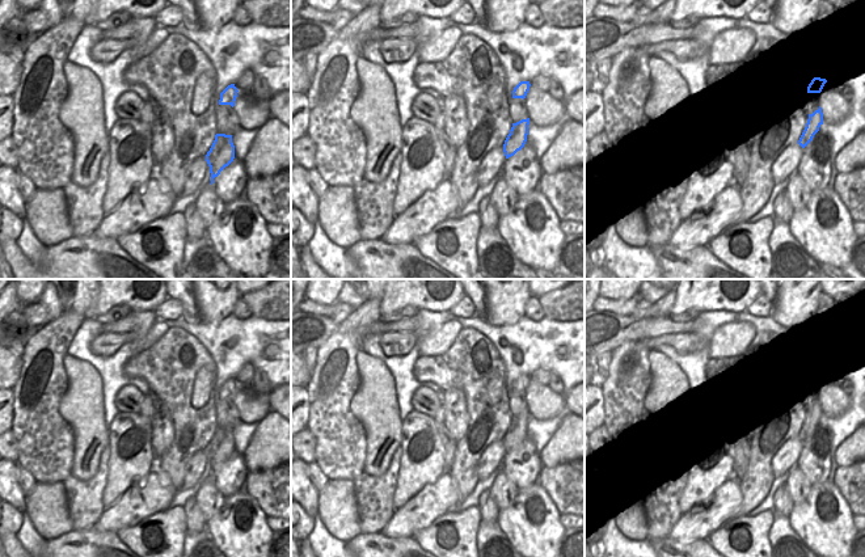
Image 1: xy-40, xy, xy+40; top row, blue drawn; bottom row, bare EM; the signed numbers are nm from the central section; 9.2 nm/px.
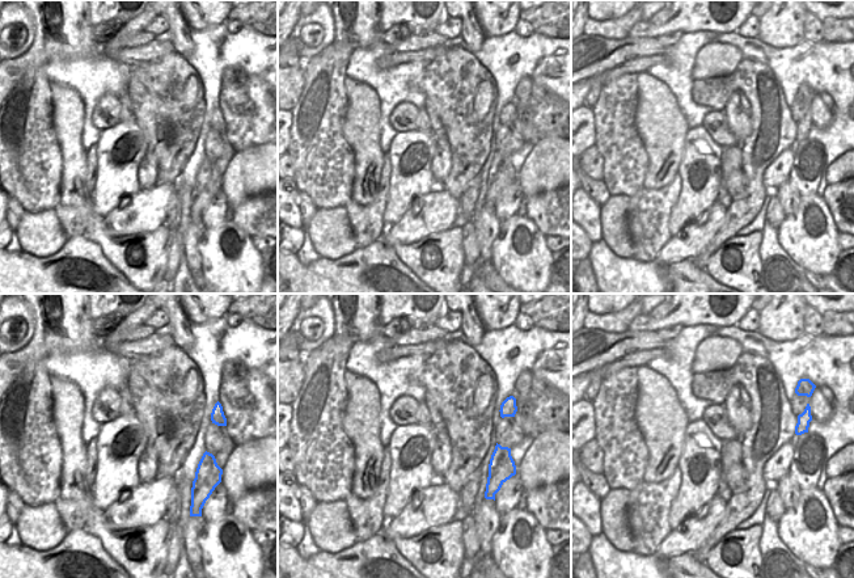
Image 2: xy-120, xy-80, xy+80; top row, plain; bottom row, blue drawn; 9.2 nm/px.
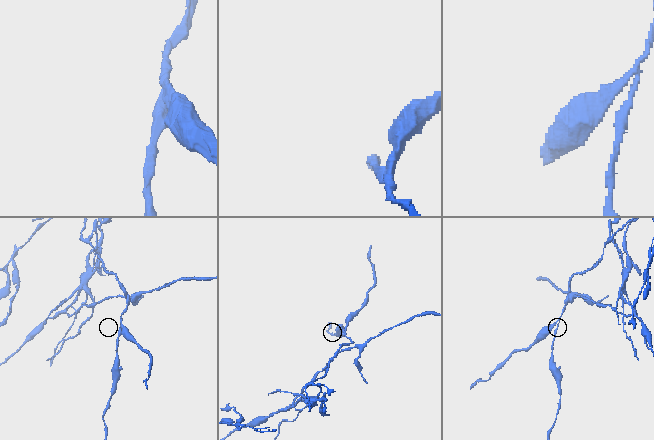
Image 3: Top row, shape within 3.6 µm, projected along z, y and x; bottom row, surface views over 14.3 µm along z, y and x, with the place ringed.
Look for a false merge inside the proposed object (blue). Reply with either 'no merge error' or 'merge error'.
merge error

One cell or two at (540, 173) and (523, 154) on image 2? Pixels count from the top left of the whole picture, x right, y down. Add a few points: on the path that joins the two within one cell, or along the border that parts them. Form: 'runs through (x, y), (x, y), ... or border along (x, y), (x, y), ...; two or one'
border along (535, 144), (516, 174); two

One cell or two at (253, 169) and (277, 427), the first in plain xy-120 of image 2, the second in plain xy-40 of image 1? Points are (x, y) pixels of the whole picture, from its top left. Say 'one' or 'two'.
one

